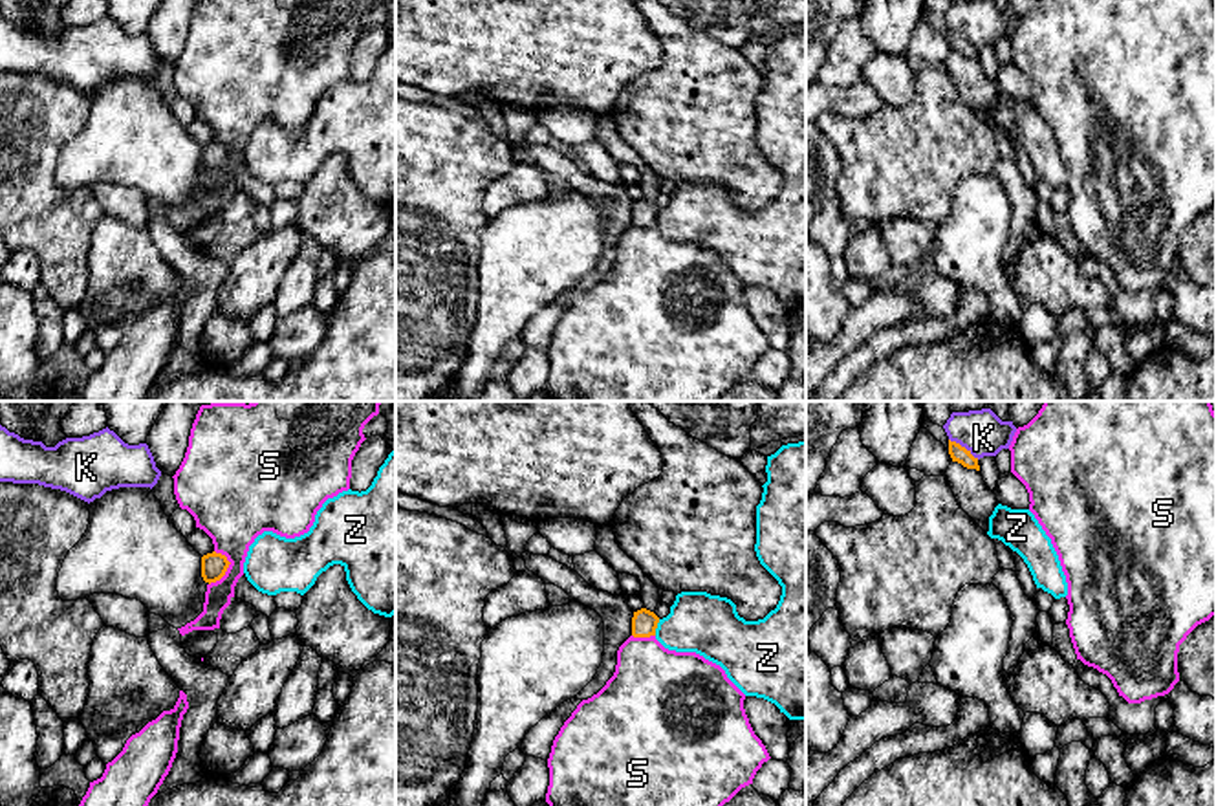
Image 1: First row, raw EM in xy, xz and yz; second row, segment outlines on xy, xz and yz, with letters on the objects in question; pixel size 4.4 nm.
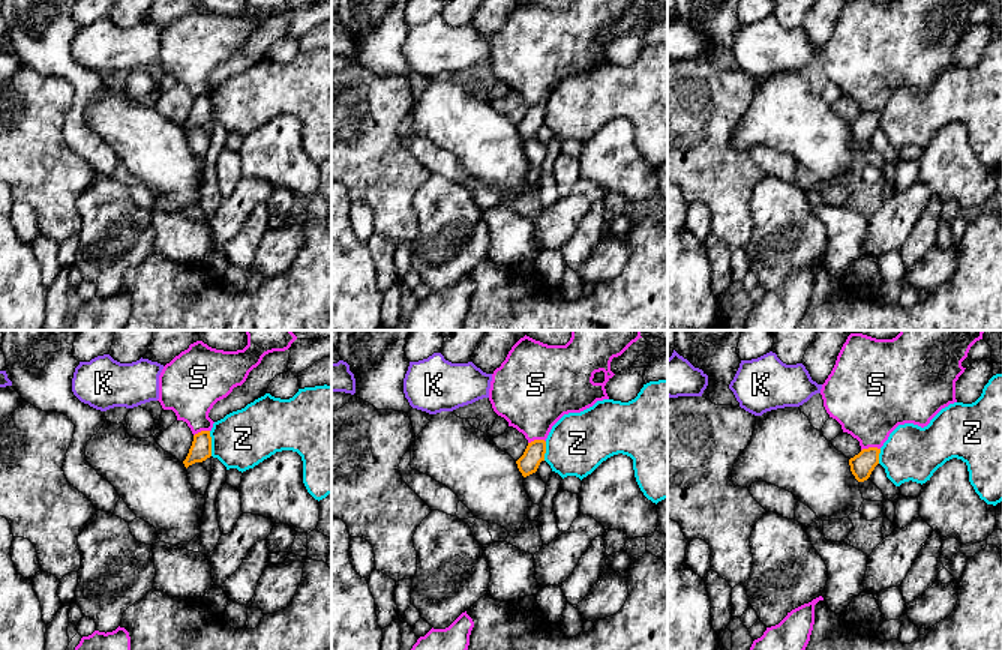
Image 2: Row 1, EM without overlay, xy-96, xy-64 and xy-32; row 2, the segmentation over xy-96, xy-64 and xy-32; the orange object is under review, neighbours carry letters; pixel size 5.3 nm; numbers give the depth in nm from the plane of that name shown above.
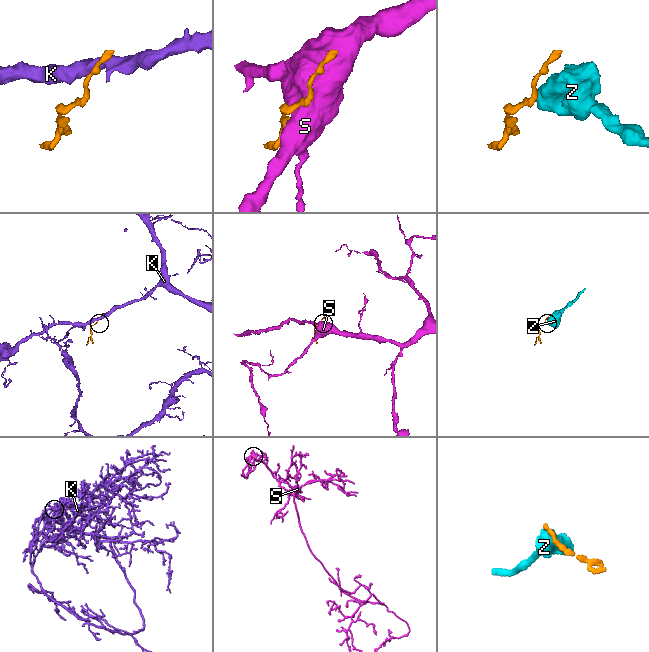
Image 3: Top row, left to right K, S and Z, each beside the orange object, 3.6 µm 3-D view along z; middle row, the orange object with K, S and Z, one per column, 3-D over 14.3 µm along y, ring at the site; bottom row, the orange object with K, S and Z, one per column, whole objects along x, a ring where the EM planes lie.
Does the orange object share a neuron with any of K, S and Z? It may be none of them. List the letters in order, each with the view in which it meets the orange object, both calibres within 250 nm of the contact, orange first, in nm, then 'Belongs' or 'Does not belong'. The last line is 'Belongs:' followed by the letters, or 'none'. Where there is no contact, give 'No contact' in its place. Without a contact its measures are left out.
K: Touches orange in yz. Thickness 70 nm (orange) against 200 nm. Does not belong
S: Touches orange in xy. Thickness 110 nm (orange) against 320 nm. Does not belong
Z: Touches orange in xz. Thickness 110 nm (orange) against 280 nm. Does not belong
Belongs: none

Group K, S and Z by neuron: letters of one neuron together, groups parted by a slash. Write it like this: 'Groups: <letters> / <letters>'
Groups: K / S / Z

